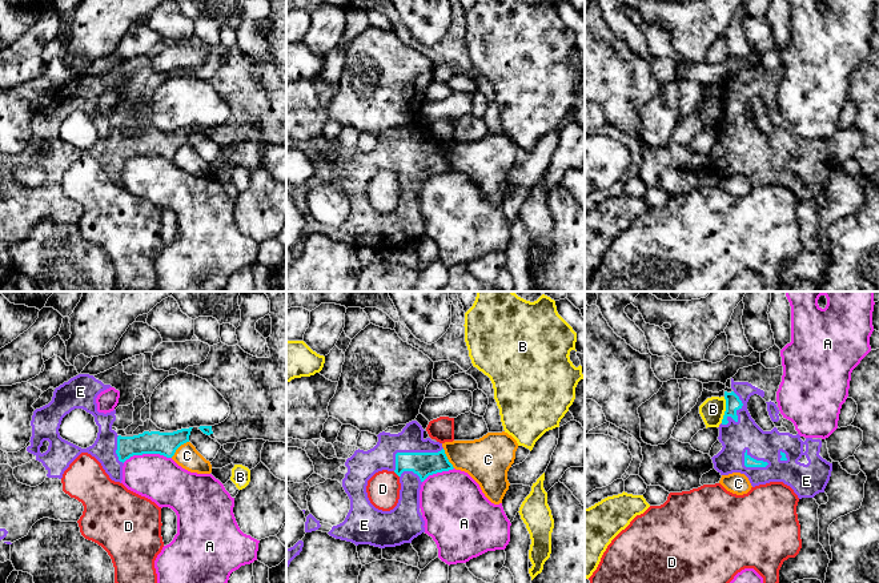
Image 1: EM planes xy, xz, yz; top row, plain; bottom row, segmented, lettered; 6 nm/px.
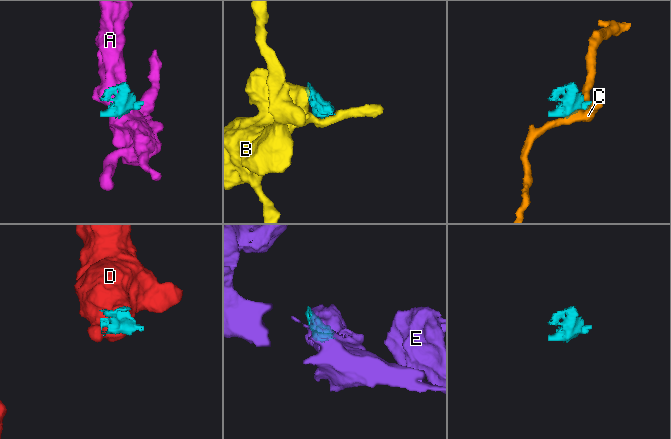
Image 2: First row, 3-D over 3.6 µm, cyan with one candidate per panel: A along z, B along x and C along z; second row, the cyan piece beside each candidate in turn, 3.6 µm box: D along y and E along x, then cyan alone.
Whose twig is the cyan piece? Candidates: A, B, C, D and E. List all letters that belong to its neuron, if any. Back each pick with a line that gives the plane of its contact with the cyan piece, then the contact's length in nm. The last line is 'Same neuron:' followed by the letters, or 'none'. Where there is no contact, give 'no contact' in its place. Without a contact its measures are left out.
E: meets cyan in xz; contact 340 nm long
Same neuron: E

